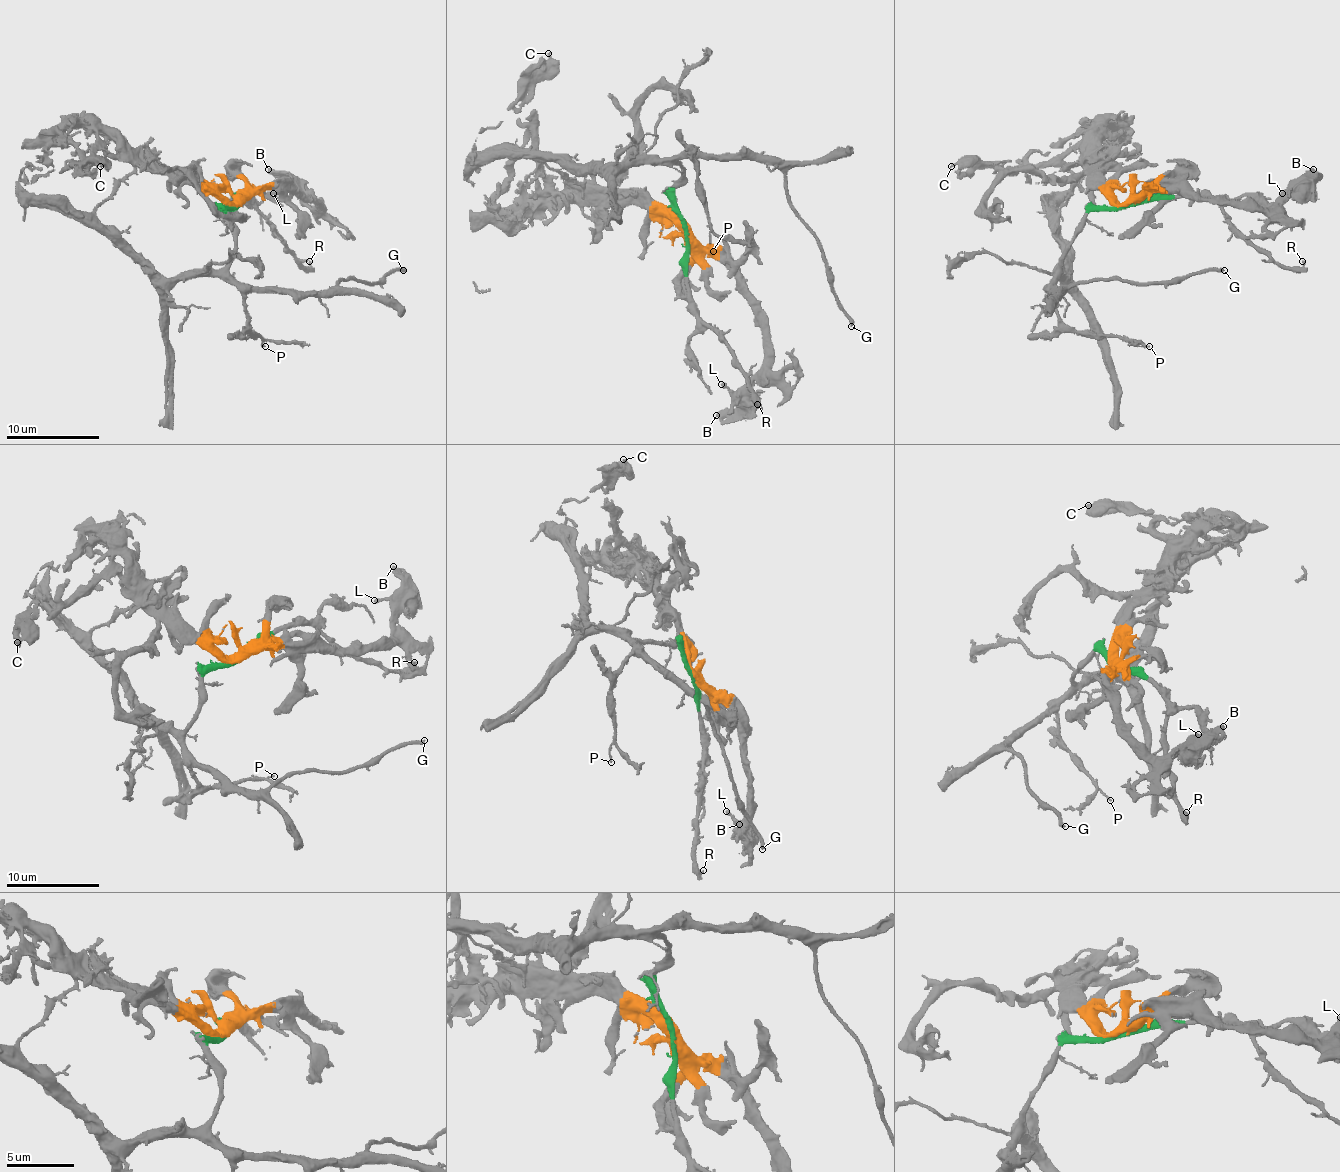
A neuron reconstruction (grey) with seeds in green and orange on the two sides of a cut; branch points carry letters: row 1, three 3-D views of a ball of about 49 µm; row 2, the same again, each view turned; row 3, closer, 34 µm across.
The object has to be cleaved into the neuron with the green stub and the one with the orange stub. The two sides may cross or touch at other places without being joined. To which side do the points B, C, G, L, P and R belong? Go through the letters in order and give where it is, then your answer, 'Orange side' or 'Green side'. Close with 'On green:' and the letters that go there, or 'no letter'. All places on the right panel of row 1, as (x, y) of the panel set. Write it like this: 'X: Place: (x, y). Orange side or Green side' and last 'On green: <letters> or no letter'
B: Place: (1313, 169). Orange side
C: Place: (951, 166). Orange side
G: Place: (1224, 270). Green side
L: Place: (1282, 193). Orange side
P: Place: (1149, 346). Green side
R: Place: (1302, 261). Green side
On green: G, P, R

